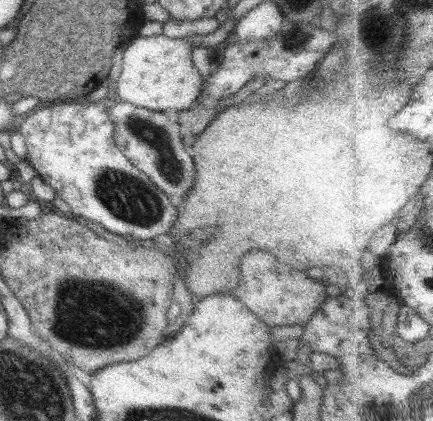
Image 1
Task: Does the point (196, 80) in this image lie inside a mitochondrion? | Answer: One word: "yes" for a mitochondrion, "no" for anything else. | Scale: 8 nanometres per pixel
no

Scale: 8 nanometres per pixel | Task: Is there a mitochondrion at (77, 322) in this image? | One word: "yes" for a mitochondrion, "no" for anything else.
yes

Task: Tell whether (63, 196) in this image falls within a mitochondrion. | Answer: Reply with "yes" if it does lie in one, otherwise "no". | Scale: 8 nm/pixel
no

